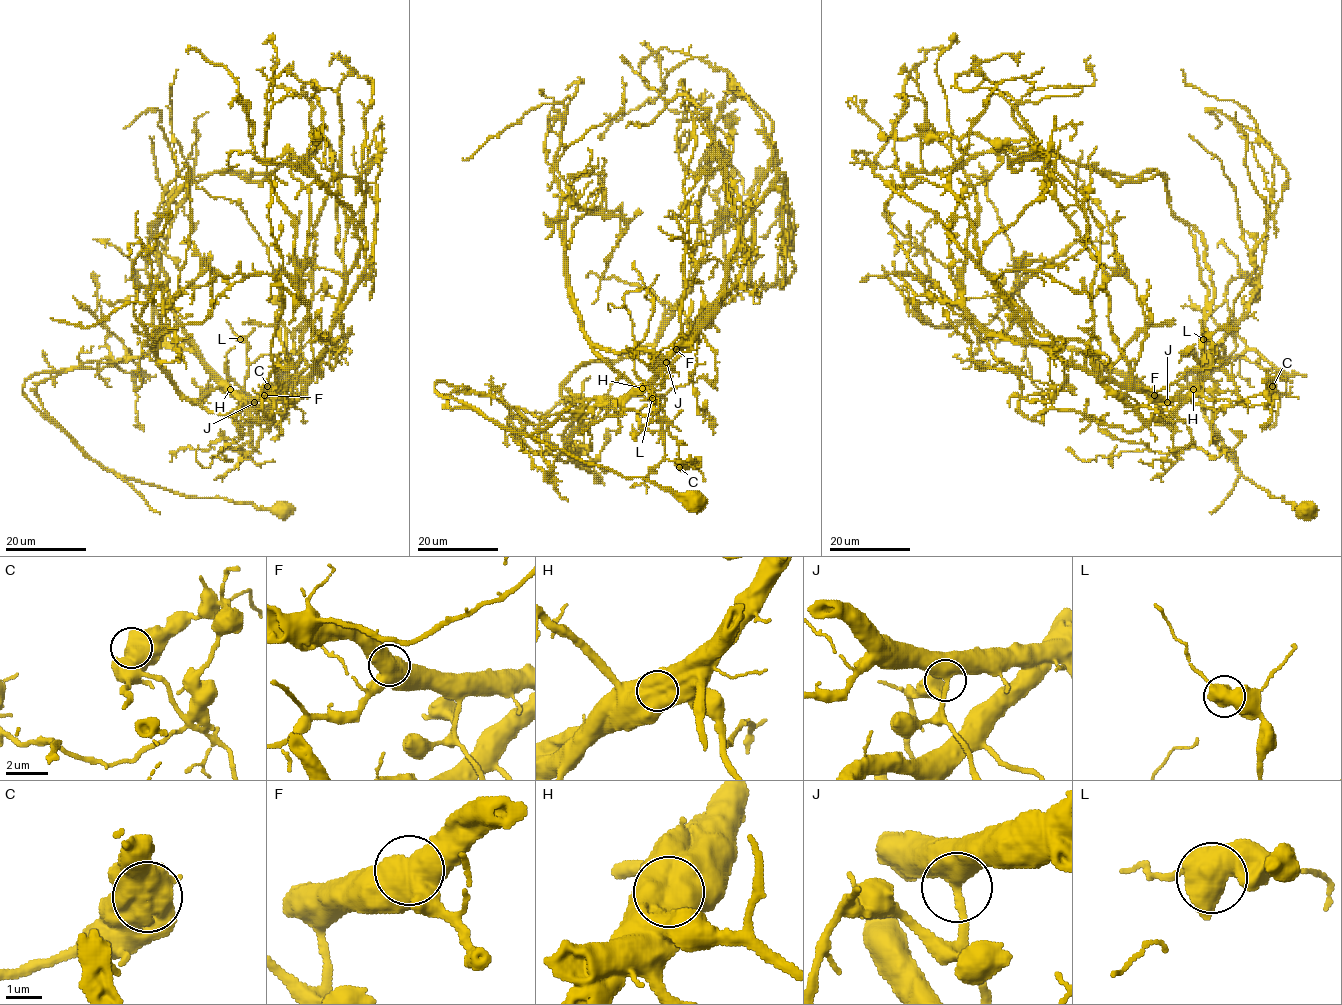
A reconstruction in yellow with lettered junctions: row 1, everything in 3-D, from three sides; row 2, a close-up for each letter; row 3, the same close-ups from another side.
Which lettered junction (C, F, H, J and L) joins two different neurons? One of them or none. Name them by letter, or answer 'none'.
H

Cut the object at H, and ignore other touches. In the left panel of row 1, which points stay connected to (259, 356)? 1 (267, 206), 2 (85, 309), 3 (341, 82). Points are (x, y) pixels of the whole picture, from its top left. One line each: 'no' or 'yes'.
1: no
2: no
3: yes

